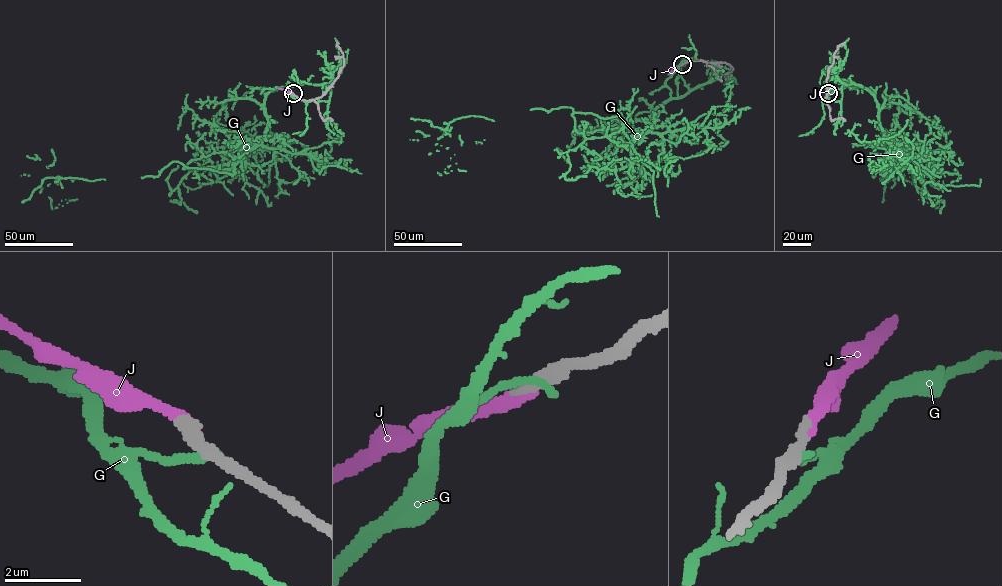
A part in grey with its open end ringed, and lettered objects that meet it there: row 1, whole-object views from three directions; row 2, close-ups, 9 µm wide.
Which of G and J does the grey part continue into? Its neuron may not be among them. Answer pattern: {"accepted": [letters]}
{"accepted": ["J"]}

